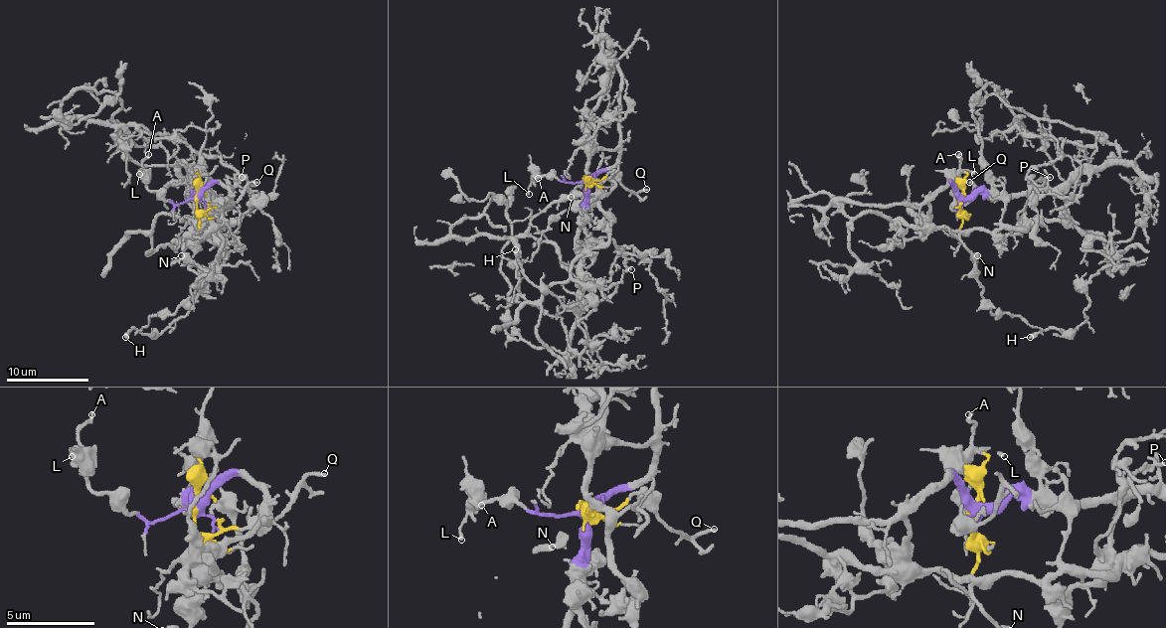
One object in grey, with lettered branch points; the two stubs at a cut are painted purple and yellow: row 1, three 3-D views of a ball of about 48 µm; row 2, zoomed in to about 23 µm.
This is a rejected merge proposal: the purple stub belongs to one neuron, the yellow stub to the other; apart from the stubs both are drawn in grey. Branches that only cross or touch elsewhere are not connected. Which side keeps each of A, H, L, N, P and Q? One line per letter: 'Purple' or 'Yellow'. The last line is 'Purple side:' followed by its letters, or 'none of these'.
A: Purple
H: Yellow
L: Purple
N: Yellow
P: Purple
Q: Yellow
Purple side: A, L, P

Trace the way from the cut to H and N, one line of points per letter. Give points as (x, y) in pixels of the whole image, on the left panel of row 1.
H: (195, 199), (197, 226), (224, 244), (218, 269), (170, 314), (154, 314), (125, 337)
N: (195, 199), (197, 226), (218, 235), (224, 250), (212, 269), (200, 269), (181, 254)

